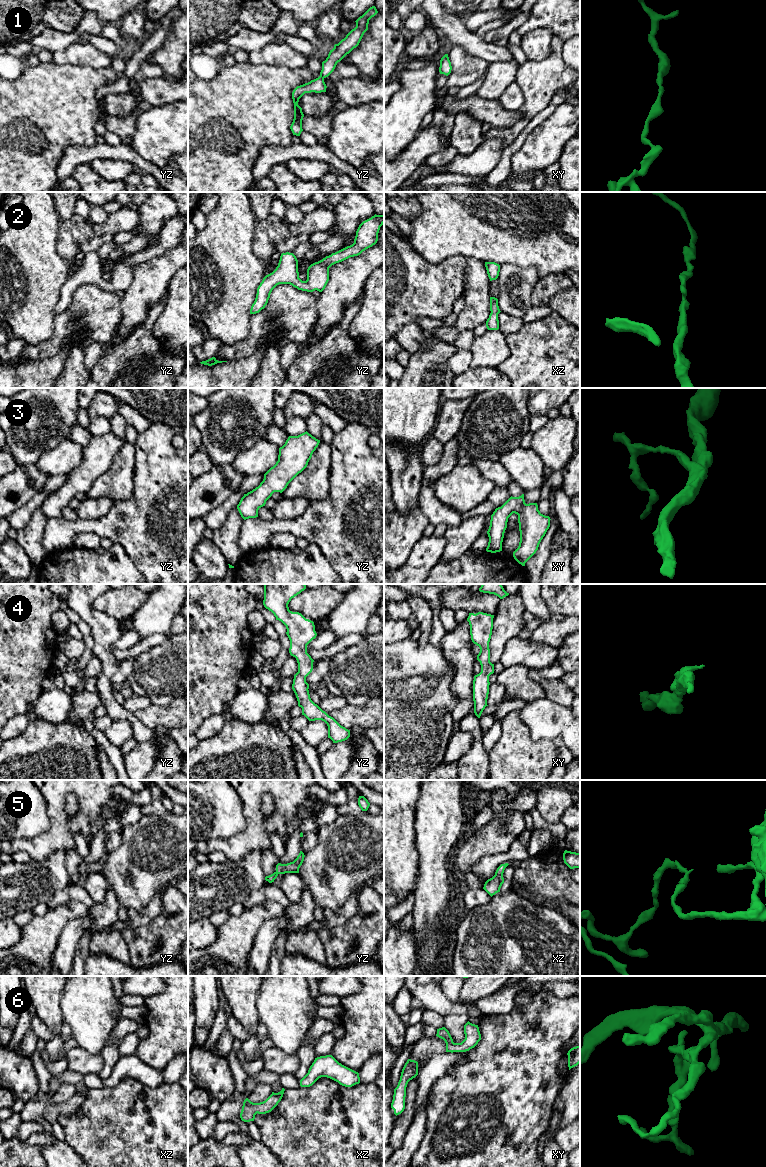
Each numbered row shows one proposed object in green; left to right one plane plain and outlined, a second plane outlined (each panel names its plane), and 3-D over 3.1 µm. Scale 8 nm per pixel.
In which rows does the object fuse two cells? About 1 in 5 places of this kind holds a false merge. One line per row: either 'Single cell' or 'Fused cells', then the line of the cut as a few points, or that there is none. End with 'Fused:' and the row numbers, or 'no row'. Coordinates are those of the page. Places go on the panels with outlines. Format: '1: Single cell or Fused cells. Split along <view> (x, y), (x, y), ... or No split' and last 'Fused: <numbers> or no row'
1: Single cell. No split
2: Single cell. No split
3: Single cell. No split
4: Single cell. No split
5: Single cell. No split
6: Single cell. No split
Fused: no row

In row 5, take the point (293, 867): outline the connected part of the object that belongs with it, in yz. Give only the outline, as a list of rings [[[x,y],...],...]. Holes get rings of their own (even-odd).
[[[300,851],[299,855],[293,862],[287,864],[278,863],[276,865],[276,871],[271,875],[266,876],[265,880],[268,881],[269,883],[272,883],[279,874],[299,873],[299,868],[304,861],[304,857],[305,857],[304,853]]]

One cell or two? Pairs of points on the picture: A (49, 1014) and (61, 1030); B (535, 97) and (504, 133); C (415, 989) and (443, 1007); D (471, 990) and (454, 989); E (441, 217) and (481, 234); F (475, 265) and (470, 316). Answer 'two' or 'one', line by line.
A: two
B: one
C: one
D: two
E: one
F: one

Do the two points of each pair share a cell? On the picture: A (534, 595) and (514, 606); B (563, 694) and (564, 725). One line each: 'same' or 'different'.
A: different
B: different

